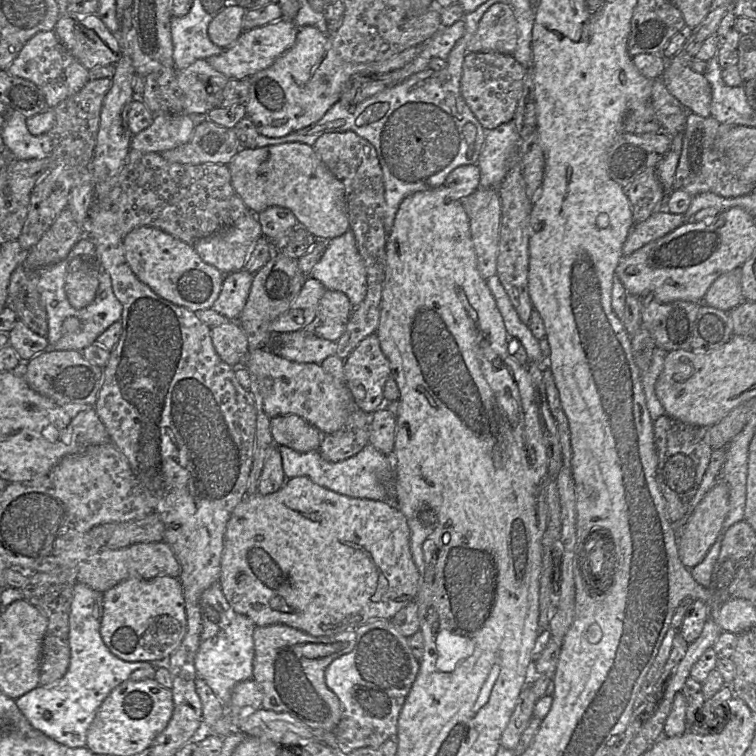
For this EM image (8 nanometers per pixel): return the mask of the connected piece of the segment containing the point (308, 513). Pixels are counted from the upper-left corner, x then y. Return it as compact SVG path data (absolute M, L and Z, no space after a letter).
M307 477L287 479L280 490L269 495L246 496L233 510L224 535L220 586L232 609L250 618L256 626L284 624L311 636L331 636L377 619L391 619L400 609L415 600L420 574L410 548L410 529L404 514L394 503L352 498L321 487Z

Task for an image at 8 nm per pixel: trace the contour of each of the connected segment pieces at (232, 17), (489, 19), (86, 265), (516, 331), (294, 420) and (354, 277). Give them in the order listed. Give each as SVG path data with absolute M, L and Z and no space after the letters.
M229 2L213 16L208 27L210 40L223 49L234 44L244 32L243 19L246 12L242 6Z
M494 4L482 17L467 46L467 53L495 52L512 55L518 43L518 27L508 4Z
M77 256L67 267L65 293L75 309L88 306L95 298L99 285L100 264L94 257Z
M495 275L489 278L487 285L496 300L509 338L520 341L527 352L530 363L547 366L547 359L542 355L539 341L534 337L529 326L521 321L499 277Z
M298 415L271 418L271 434L277 446L286 446L304 453L318 450L323 434Z
M351 229L327 241L324 254L308 277L320 281L326 289L344 293L354 308L364 300L366 270Z

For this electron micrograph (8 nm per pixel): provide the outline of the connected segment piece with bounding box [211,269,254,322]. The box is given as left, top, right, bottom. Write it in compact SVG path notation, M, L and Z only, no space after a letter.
M243 269L224 274L221 291L211 308L230 321L238 322L249 295L253 275Z

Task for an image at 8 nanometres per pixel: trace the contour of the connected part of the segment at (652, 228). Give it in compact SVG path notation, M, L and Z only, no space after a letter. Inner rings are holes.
M664 209L653 212L645 221L635 223L623 244L623 255L629 255L649 242L665 236L686 222L684 214Z

